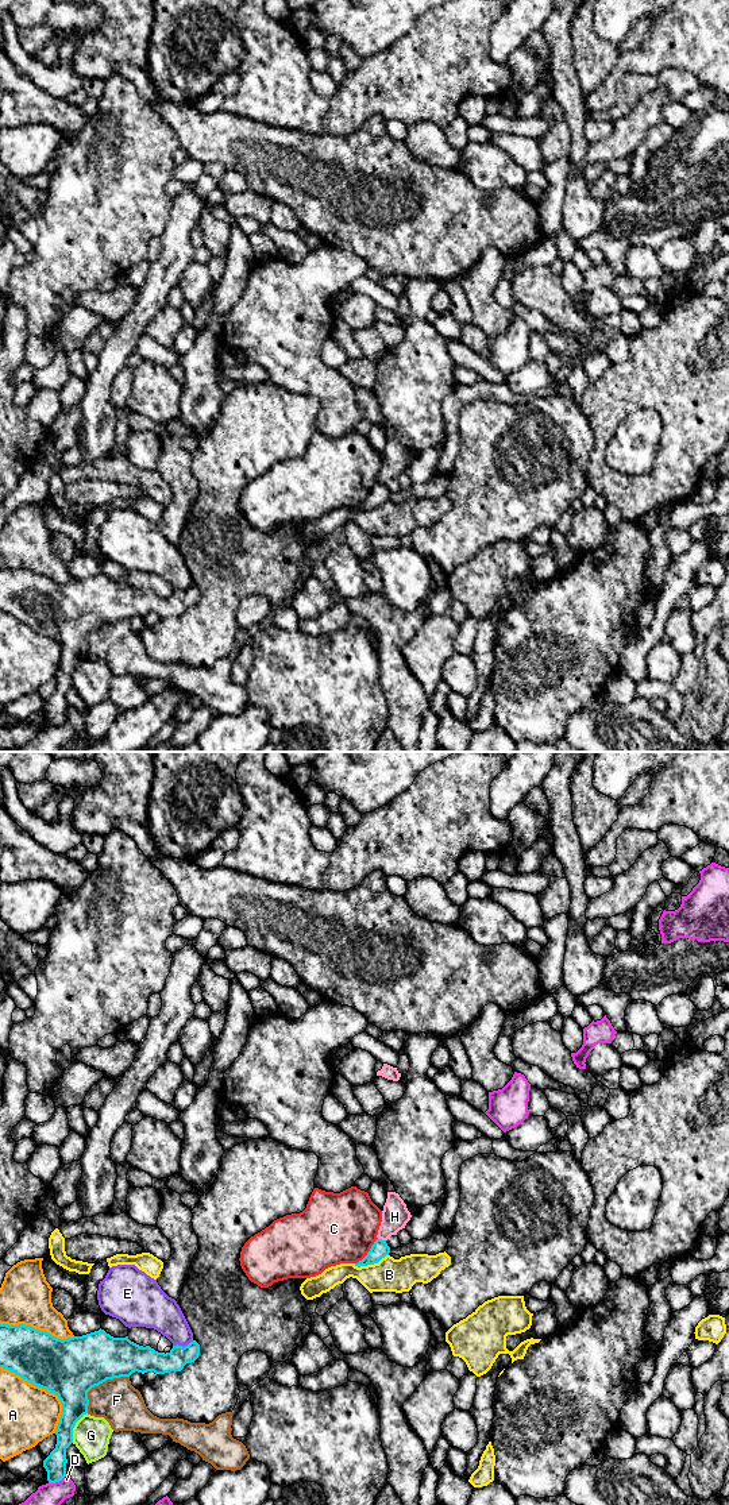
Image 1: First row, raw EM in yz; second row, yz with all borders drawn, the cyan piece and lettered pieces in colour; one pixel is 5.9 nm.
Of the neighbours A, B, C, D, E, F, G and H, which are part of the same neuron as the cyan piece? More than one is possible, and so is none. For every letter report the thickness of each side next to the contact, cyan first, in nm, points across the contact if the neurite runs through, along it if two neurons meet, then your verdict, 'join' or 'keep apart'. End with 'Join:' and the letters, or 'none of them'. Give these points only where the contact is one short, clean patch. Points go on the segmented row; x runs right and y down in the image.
A: calibres 340 and 340 nm; keep apart
B: calibres 100 and 200 nm; keep apart
C: calibres 100 and 420 nm; keep apart
D: calibres 130 and 130 nm; keep apart
E: calibres 160 and 220 nm; keep apart
F: calibres 340 and 260 nm; keep apart
G: calibres 200 and 220 nm; border yz (87, 1412), (76, 1423), (72, 1442); keep apart
H: calibres 100 and 160 nm; border yz (378, 1238), (385, 1241); keep apart
Join: none of them

